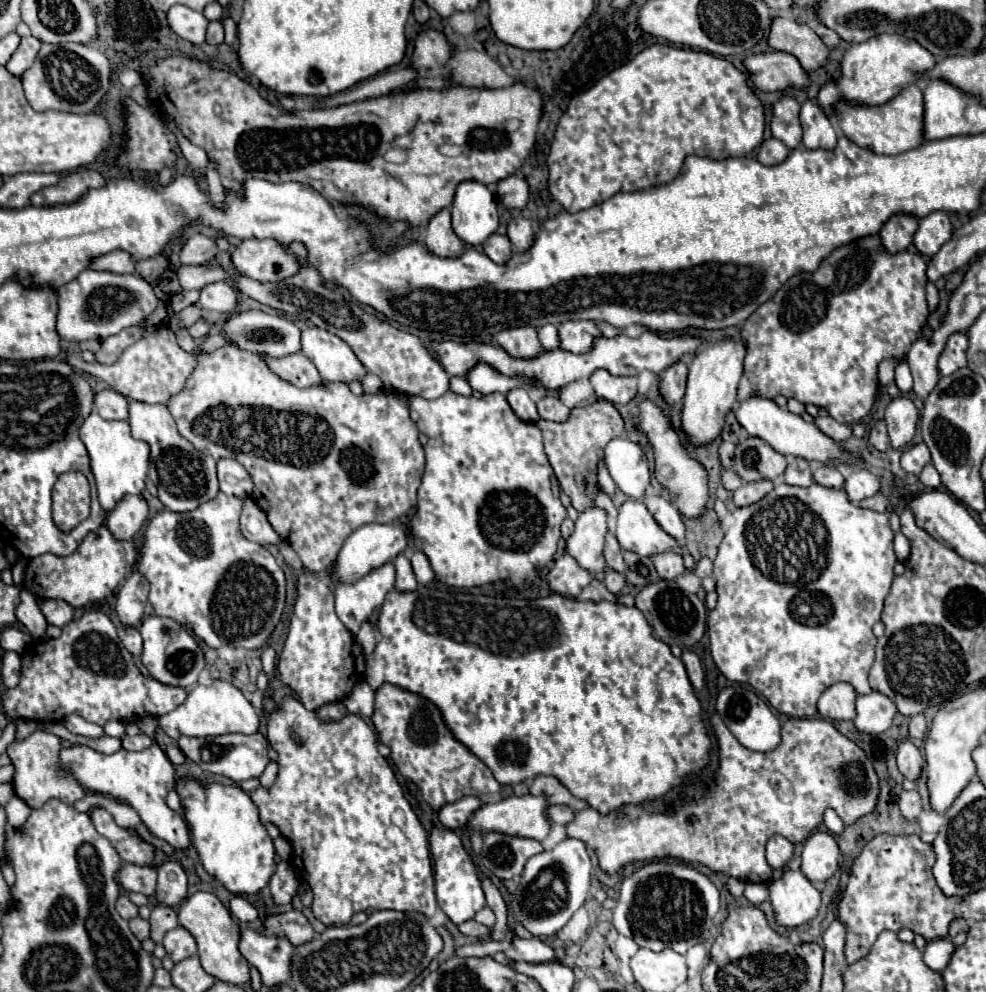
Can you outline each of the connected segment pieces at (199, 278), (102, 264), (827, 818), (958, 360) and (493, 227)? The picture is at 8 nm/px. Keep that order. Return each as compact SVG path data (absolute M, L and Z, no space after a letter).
M178 266L176 276L182 284L182 290L198 290L204 288L210 282L227 280L230 278L229 272L220 266Z
M114 250L102 256L96 256L90 266L92 270L104 270L104 272L114 272L114 274L134 274L136 272L136 260L122 250Z
M828 808L828 810L824 812L824 826L826 826L832 834L840 834L842 828L844 828L844 822L840 820L840 816L838 816L832 808Z
M952 334L948 338L944 354L940 356L940 364L938 364L940 376L950 376L954 370L958 370L966 364L966 348L968 348L966 334Z
M462 182L452 204L454 234L470 246L480 246L498 230L498 202L488 186Z

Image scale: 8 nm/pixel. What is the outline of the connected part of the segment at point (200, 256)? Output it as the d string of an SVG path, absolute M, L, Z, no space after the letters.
M192 234L180 248L178 258L182 264L204 264L216 256L216 244L212 238L202 234Z

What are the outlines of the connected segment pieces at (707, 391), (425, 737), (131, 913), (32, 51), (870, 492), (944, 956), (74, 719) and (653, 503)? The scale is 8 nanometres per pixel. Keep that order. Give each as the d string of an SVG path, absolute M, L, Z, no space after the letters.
M724 338L722 342L704 346L694 356L688 370L686 394L684 394L684 406L682 406L682 432L686 434L688 442L694 448L706 446L722 434L726 414L732 410L732 404L736 402L736 388L742 376L744 354L746 350L742 342L732 342Z
M384 684L376 690L372 724L380 742L390 748L398 772L418 784L422 798L438 810L446 802L456 802L462 796L494 798L500 794L500 784L494 780L488 766L478 760L466 746L462 746L446 728L438 708L426 698Z
M120 896L120 898L118 898L116 910L118 910L118 914L120 914L122 918L126 918L126 920L138 916L138 906L136 906L128 896Z
M28 36L28 38L22 38L18 50L14 52L14 56L8 60L6 64L6 70L14 76L22 76L36 60L38 56L38 50L40 50L40 40L34 38L34 36Z
M860 468L846 476L844 490L850 502L860 502L864 498L874 496L880 490L880 484L878 484L878 478L868 468Z
M932 940L924 950L924 964L936 972L942 972L954 954L954 944L950 940Z
M78 714L66 716L66 718L64 718L64 726L66 726L70 732L74 732L74 734L82 734L82 736L90 736L90 738L98 738L98 736L104 734L102 726L98 726L98 724L94 724L94 722L88 722L88 720L84 720L82 716L78 716Z
M650 496L650 498L646 498L646 508L670 536L674 536L676 540L684 540L684 534L686 534L684 520L682 520L678 508L670 500L660 498L660 496Z

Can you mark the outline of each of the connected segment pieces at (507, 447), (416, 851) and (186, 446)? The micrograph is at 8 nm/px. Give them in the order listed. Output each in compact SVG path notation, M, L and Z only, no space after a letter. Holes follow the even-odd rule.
M448 390L444 396L440 396L436 400L426 400L422 396L412 396L412 394L402 394L402 398L406 398L406 402L410 406L410 418L416 424L416 428L428 436L428 444L424 446L426 470L422 476L422 484L418 488L418 506L412 516L412 522L410 522L410 536L412 536L414 544L428 556L432 570L436 574L436 580L446 586L456 586L456 588L474 588L474 586L484 586L484 584L492 584L498 580L514 590L528 588L534 582L534 578L538 576L538 572L554 558L558 540L560 540L560 524L566 518L566 508L560 504L560 498L552 492L550 478L554 472L544 454L540 428L534 426L534 422L518 420L518 416L514 416L510 404L506 402L504 394L488 394L482 398L474 398L474 396L460 396L460 394L454 394Z
M284 698L282 708L268 714L266 720L266 738L280 754L280 770L270 788L260 786L250 792L250 798L260 810L260 820L276 824L282 836L292 844L290 860L298 862L302 878L314 892L314 916L326 926L348 924L352 914L368 908L424 912L426 916L432 916L438 904L428 834L416 818L410 802L404 798L390 764L378 752L374 730L356 714L346 714L338 722L320 722L314 712L306 710L294 698ZM292 732L300 736L298 742L290 738Z
M130 400L128 408L128 424L132 428L132 436L150 444L152 452L148 478L158 488L160 502L172 512L190 512L200 504L212 500L218 494L216 462L198 450L194 452L194 446L178 434L170 410L164 404L144 404L138 400Z

